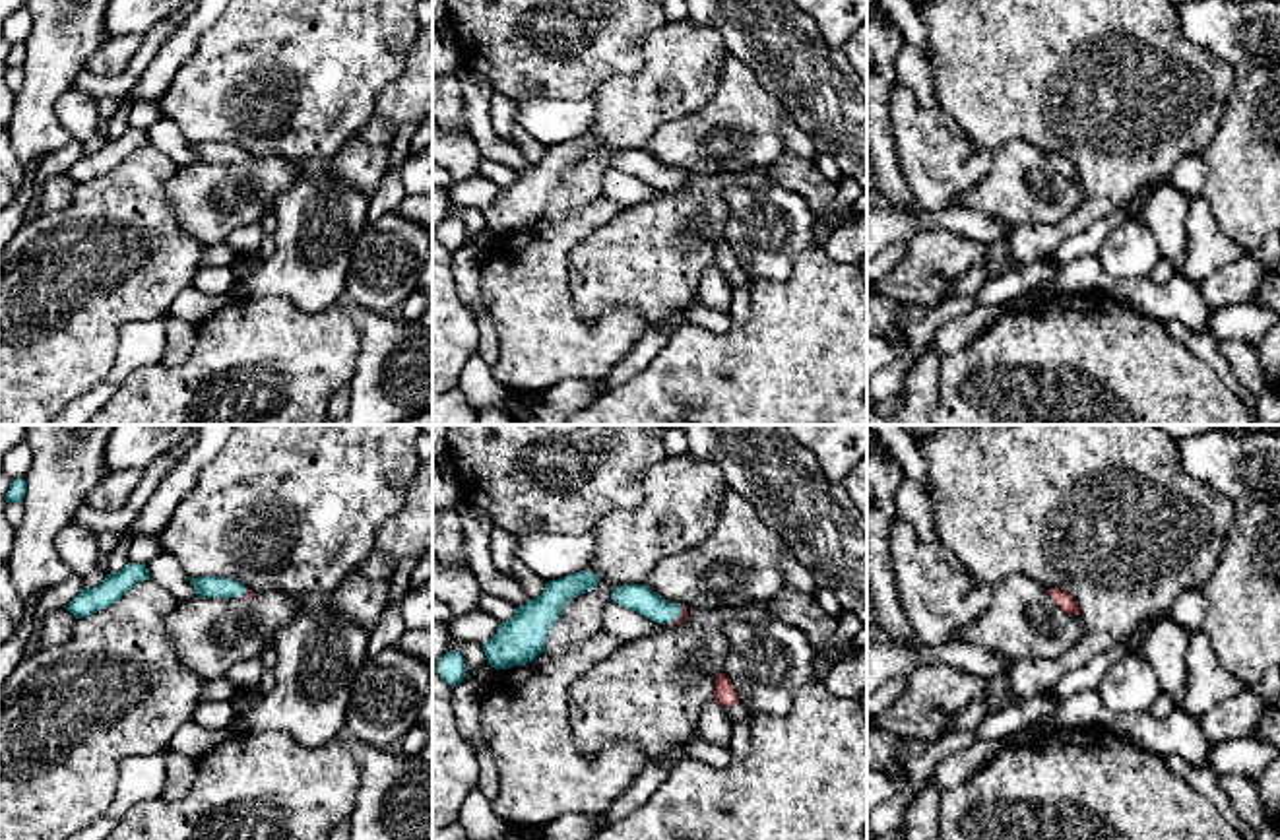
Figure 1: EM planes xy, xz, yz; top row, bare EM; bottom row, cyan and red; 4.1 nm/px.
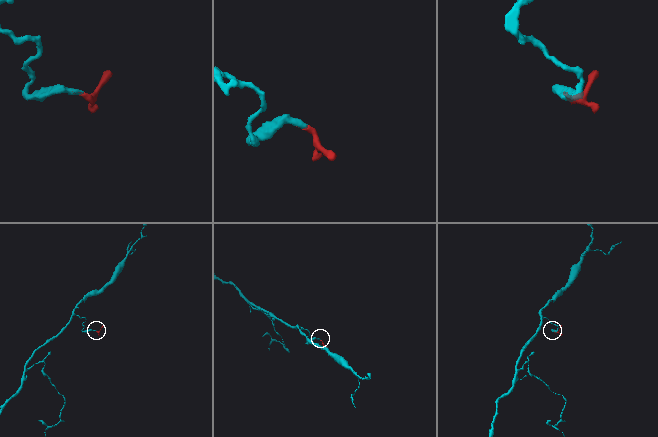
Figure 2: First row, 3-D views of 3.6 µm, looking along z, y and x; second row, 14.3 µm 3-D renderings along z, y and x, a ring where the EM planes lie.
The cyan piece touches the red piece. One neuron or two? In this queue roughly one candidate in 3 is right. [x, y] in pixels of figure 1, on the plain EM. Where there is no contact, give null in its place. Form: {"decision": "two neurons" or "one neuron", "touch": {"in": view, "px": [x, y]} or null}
{"decision": "one neuron", "touch": {"in": "xz", "px": [677, 183]}}

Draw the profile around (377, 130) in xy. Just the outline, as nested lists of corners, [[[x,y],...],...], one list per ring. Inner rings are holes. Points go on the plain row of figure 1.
[[[372,116],[355,138],[361,138],[372,145],[386,145],[396,138],[398,126],[386,118]]]

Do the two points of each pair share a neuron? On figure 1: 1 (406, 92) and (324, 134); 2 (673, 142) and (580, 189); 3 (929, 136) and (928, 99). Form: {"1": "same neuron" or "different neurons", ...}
{"1": "different neurons", "2": "different neurons", "3": "different neurons"}

